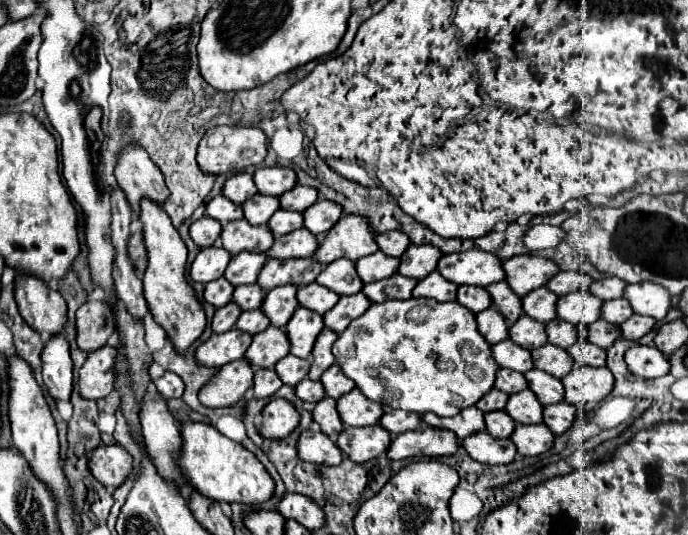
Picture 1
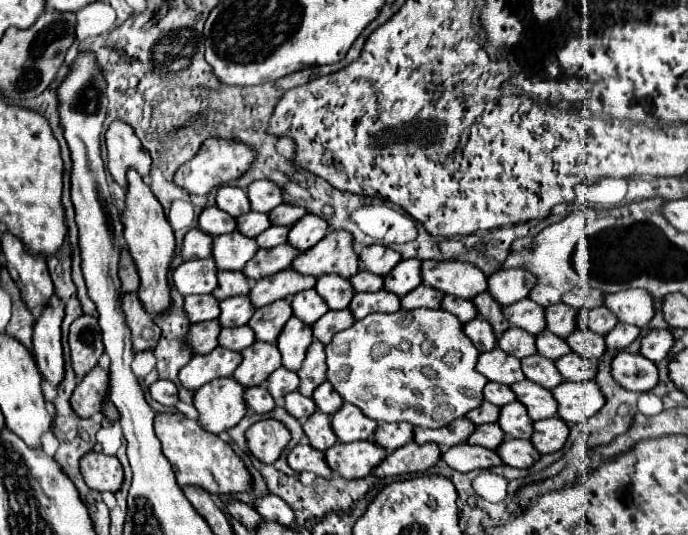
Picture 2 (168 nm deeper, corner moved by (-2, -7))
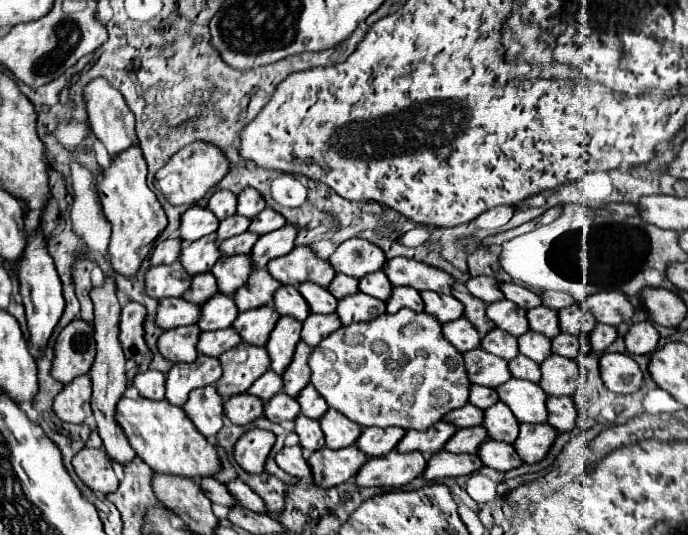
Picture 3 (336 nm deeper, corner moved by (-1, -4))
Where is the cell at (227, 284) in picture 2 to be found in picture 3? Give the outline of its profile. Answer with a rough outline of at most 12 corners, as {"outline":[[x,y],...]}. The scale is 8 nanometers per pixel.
{"outline":[[214,274],[194,276],[190,290],[182,298],[194,304],[218,294]]}

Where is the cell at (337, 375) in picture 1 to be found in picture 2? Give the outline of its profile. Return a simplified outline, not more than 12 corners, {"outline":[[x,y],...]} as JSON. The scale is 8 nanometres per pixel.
{"outline":[[327,385],[313,391],[311,399],[327,415],[337,413],[343,399]]}

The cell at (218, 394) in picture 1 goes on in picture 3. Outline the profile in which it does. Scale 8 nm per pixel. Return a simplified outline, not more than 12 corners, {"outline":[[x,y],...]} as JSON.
{"outline":[[214,386],[194,390],[182,408],[200,434],[224,426],[224,398]]}

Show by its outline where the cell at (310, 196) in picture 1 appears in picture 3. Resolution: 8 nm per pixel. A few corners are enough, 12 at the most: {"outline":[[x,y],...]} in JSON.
{"outline":[[264,208],[252,218],[250,232],[268,234],[286,224],[286,218]]}

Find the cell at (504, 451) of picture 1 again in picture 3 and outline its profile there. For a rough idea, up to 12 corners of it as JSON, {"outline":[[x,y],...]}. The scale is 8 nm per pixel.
{"outline":[[432,454],[424,478],[466,476],[484,464],[478,454]]}

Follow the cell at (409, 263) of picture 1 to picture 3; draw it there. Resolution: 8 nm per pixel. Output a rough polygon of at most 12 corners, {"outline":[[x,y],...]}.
{"outline":[[378,270],[360,278],[360,292],[388,300],[392,294],[386,274]]}

